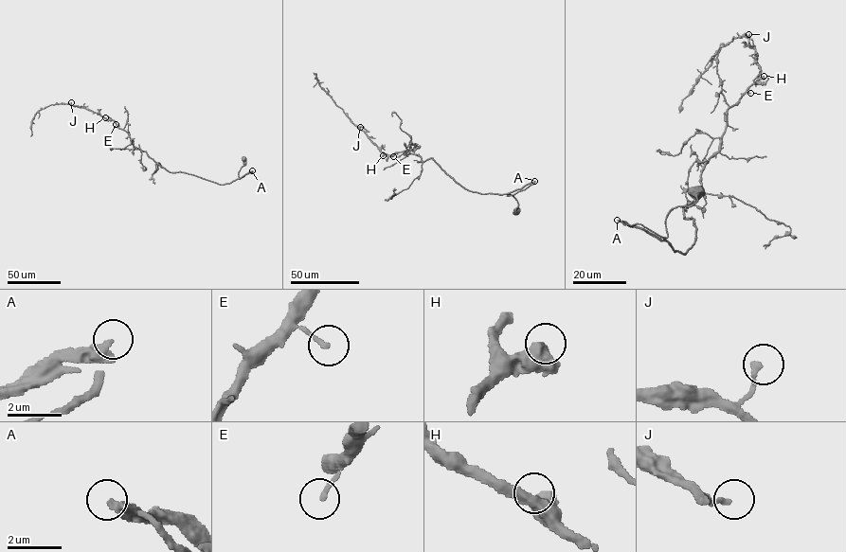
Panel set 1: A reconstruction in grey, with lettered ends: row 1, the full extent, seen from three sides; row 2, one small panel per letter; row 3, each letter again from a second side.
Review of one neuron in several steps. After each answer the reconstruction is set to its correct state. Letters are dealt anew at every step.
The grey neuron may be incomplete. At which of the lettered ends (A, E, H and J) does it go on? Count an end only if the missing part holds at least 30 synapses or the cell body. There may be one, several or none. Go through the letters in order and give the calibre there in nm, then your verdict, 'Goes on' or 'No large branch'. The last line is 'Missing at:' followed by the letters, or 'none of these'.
A: Thickness 300 nm. Goes on
E: Thickness 150 nm. No large branch
H: Thickness 650 nm. No large branch
J: Thickness 190 nm. No large branch
Missing at: A

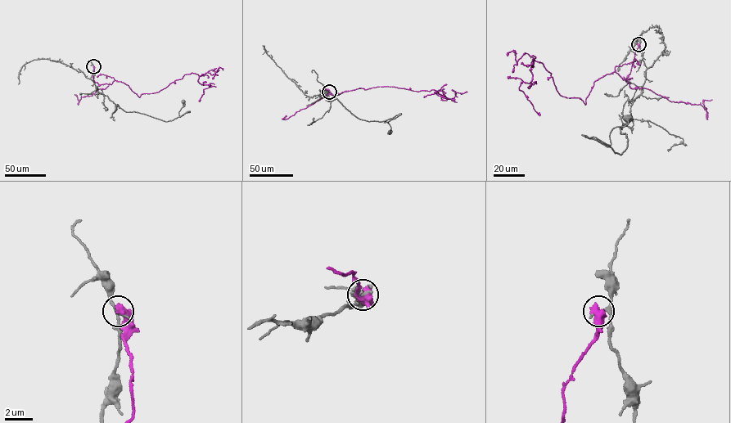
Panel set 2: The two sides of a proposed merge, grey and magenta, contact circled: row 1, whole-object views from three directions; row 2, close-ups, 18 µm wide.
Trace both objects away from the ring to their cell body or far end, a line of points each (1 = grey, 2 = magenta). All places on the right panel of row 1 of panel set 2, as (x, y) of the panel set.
1: (638, 44), (646, 74), (620, 128), (626, 148), (619, 155), (584, 135), (611, 145), (628, 118)
2: (638, 44), (632, 78), (604, 75), (585, 104), (560, 95), (531, 60), (531, 83), (519, 89), (539, 112)

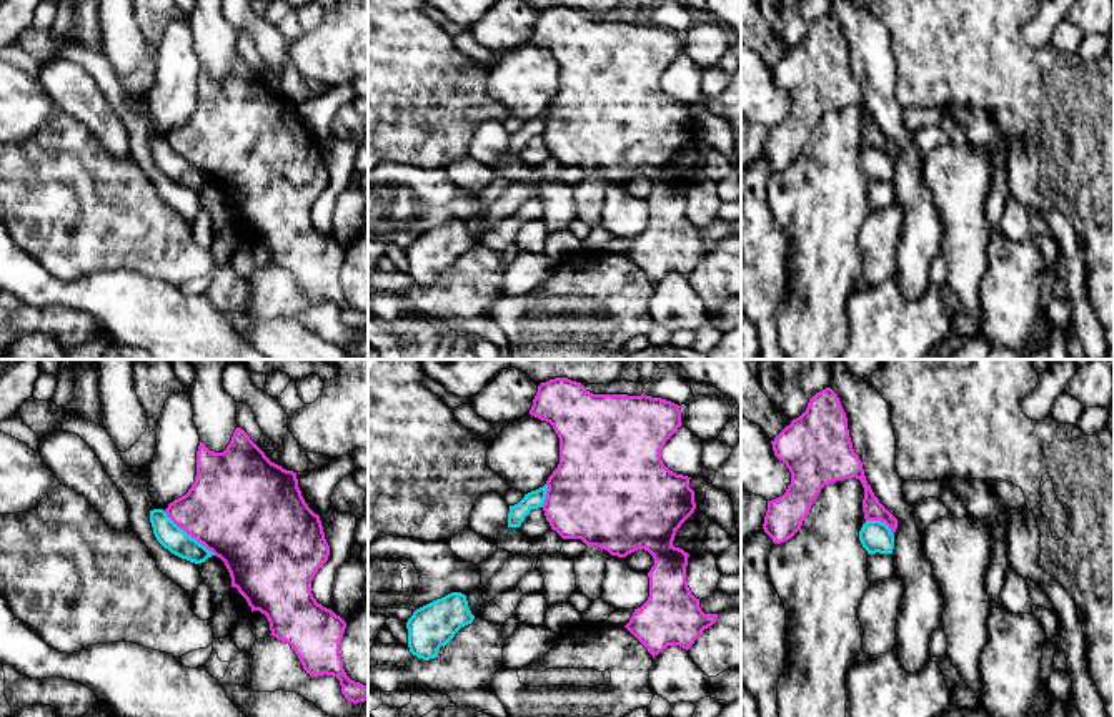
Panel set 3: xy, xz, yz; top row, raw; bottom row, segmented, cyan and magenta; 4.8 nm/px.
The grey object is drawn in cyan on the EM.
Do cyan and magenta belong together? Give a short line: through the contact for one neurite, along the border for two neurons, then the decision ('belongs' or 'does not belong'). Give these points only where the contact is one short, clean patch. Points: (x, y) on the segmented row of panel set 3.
does not belong

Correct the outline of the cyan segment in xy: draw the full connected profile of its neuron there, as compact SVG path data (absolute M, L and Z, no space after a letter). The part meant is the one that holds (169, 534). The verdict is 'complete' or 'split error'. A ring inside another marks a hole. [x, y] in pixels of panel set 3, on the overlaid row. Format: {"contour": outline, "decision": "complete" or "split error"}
{"contour": "M163 509L150 511L150 522L157 541L172 554L195 564L201 564L208 557L215 556L203 544L180 529Z", "decision": "complete"}

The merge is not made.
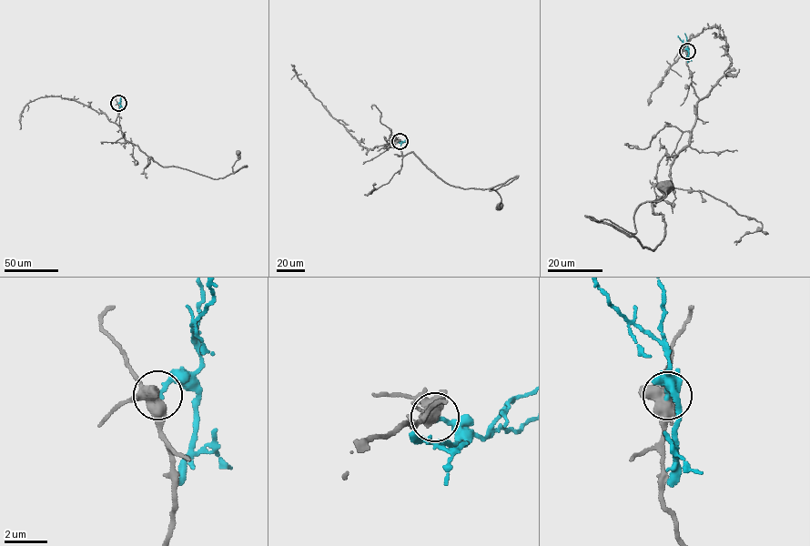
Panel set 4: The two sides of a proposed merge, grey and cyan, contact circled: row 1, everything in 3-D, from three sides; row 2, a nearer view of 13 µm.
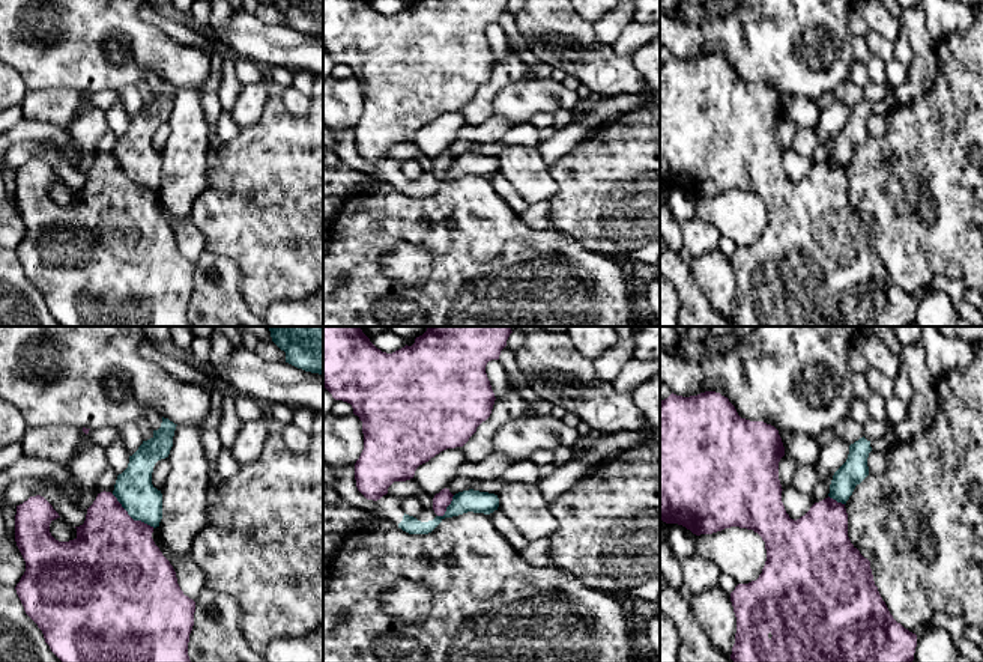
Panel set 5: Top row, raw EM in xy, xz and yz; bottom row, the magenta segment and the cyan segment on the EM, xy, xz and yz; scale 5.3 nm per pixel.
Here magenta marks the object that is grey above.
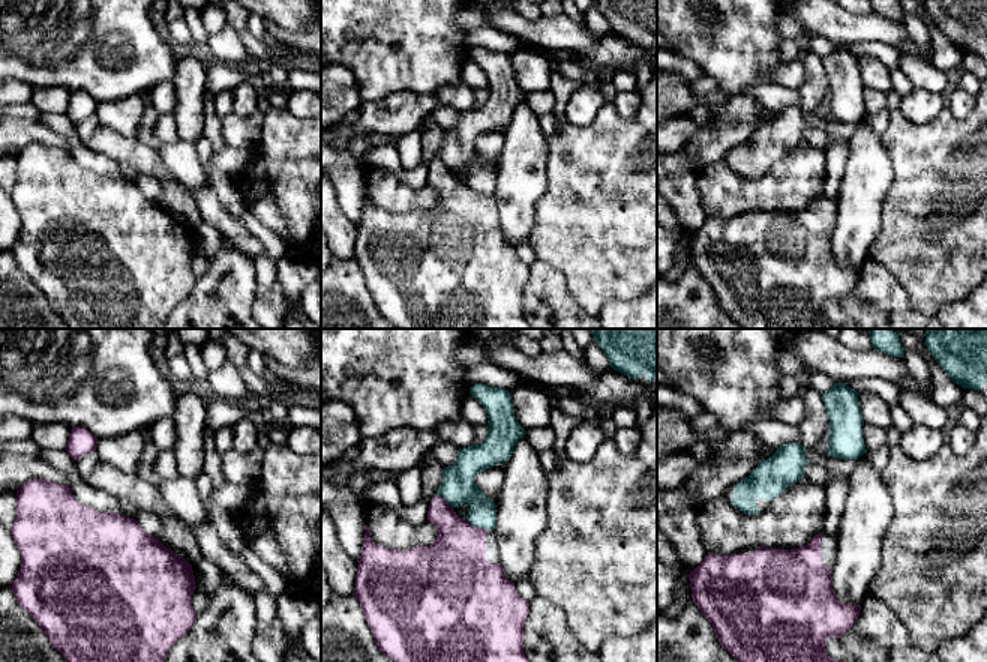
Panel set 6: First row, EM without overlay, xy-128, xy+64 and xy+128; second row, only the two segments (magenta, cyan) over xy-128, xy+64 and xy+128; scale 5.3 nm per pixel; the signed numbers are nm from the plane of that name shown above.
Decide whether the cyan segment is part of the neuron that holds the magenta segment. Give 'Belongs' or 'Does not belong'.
Does not belong

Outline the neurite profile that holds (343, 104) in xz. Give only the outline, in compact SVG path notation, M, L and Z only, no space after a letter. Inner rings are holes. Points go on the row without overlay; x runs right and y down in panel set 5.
M350 77L323 80L323 125L332 132L355 129L364 113L362 84Z

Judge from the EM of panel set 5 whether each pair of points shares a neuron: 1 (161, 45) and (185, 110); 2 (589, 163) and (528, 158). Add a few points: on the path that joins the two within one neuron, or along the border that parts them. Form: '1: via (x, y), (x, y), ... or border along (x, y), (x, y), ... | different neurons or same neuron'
1: border along (178, 86), (200, 91) | different neurons
2: border along (547, 166), (556, 184), (556, 193), (550, 200) | different neurons

